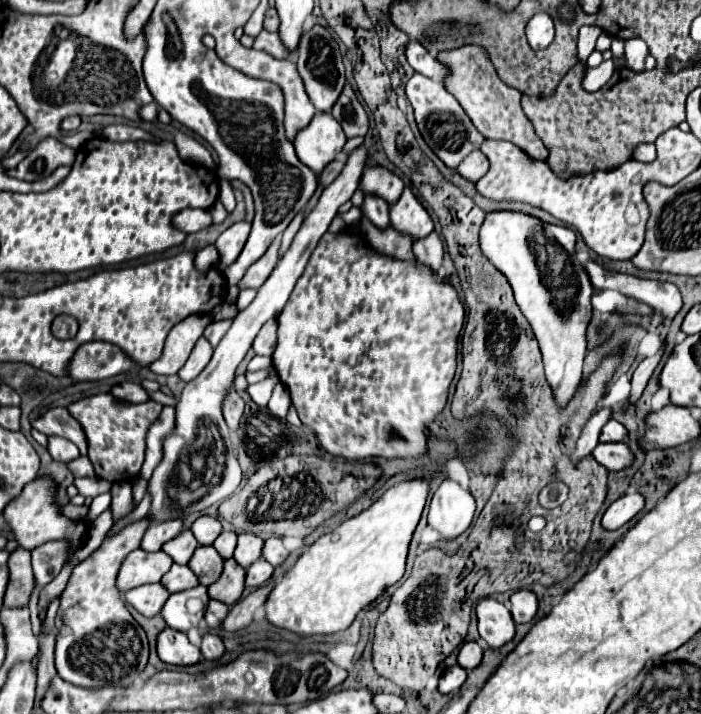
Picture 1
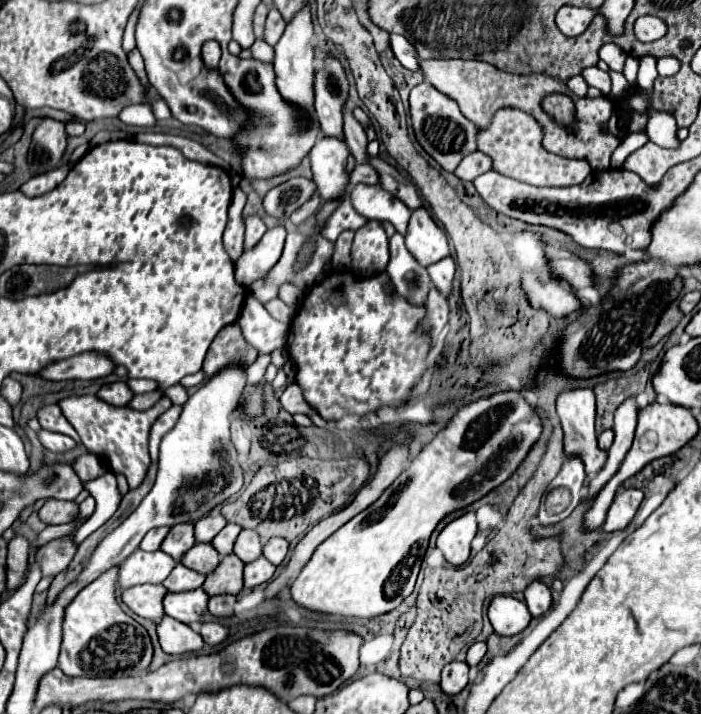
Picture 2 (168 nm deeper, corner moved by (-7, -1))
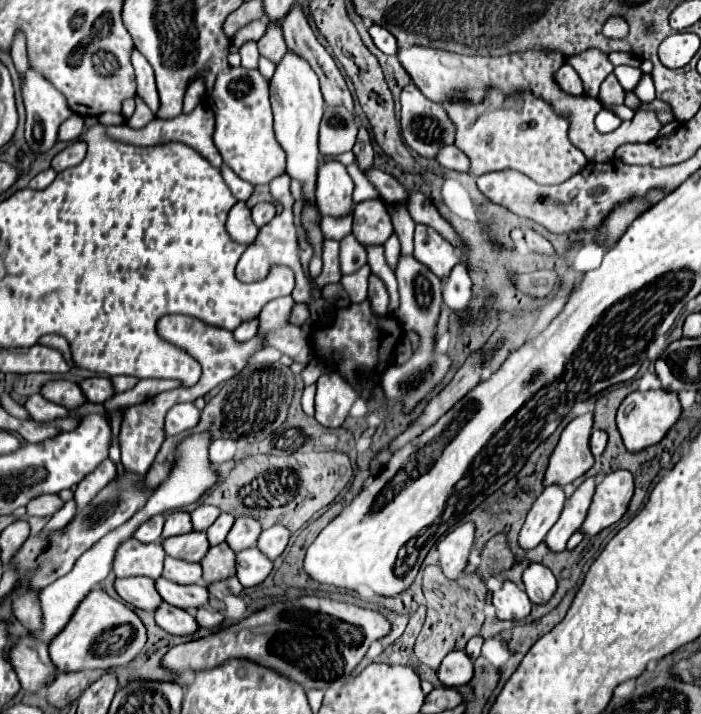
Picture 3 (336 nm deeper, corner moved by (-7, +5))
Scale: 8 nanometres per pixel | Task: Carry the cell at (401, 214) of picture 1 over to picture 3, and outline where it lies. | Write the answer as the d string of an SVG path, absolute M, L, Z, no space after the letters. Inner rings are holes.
M416 226L414 236L414 258L430 268L440 280L448 278L448 272L460 262L458 252L452 248L448 240L444 240L434 228L430 226Z

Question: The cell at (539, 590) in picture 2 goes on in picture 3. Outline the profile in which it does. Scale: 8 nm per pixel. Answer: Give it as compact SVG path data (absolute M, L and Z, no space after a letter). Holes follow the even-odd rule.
M532 562L526 570L524 570L524 586L526 586L526 594L534 604L544 604L552 598L554 590L556 590L556 578L554 574L538 562Z

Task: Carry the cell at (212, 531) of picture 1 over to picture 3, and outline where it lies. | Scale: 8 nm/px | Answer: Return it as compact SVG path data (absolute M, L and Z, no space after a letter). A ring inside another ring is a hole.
M200 504L196 510L190 512L190 516L192 516L194 530L208 530L214 524L214 520L220 516L220 510L216 506Z

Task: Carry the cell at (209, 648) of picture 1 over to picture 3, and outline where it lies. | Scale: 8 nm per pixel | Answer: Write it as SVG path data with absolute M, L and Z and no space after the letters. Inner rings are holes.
M206 606L198 608L198 610L194 612L194 618L198 620L198 626L200 626L200 628L208 628L208 630L216 628L216 626L224 620L224 616L222 616L220 612L210 610L210 608L206 608Z

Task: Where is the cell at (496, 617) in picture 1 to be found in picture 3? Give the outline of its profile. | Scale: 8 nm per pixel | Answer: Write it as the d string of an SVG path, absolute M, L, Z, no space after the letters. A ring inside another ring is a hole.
M504 580L502 588L494 592L492 598L496 606L496 614L500 620L520 620L530 614L530 598L526 596L524 590L520 590L514 582Z

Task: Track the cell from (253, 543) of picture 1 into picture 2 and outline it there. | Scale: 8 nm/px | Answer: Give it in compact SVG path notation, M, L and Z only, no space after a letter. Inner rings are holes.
M242 530L236 544L234 544L234 554L246 564L258 560L262 556L260 536L254 530Z

